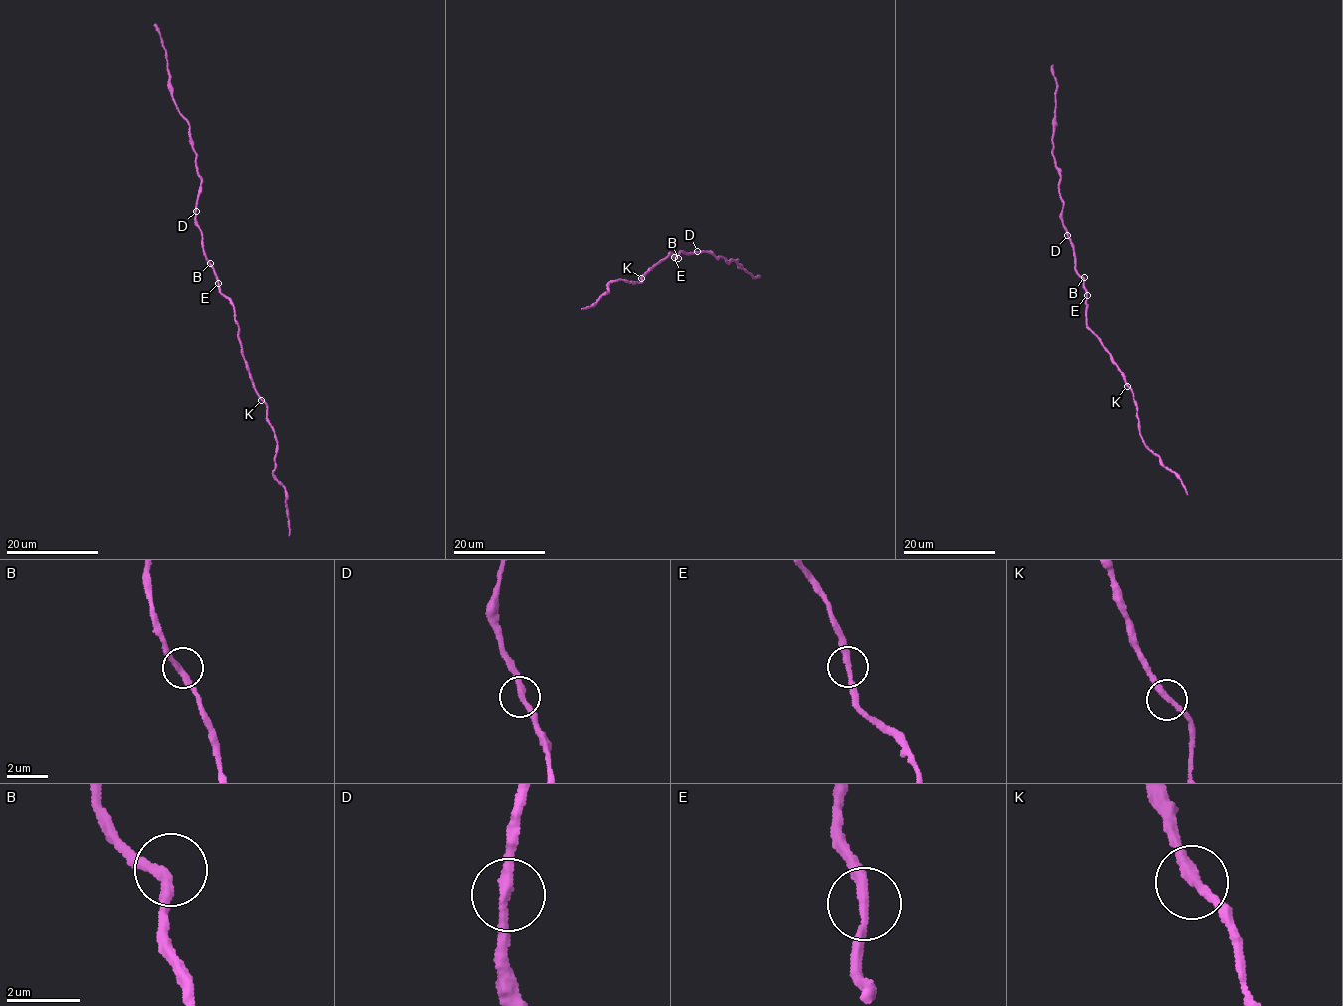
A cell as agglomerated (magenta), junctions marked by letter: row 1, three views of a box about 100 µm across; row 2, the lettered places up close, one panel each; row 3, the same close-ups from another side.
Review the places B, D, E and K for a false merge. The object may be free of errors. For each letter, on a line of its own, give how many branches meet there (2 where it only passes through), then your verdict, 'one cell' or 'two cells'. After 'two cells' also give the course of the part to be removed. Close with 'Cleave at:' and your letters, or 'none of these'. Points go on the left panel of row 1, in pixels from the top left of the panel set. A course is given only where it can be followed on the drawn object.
B: 2 branches meet; one cell
D: 2 branches meet; one cell
E: 2 branches meet; one cell
K: 2 branches meet; one cell
Cleave at: none of these

